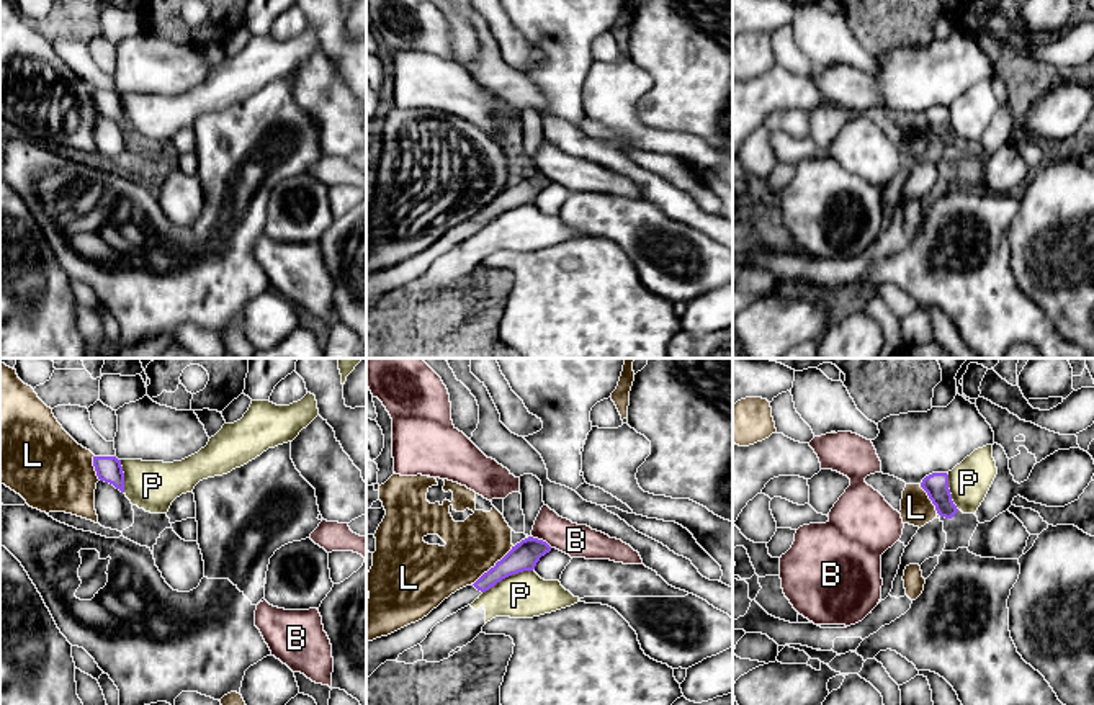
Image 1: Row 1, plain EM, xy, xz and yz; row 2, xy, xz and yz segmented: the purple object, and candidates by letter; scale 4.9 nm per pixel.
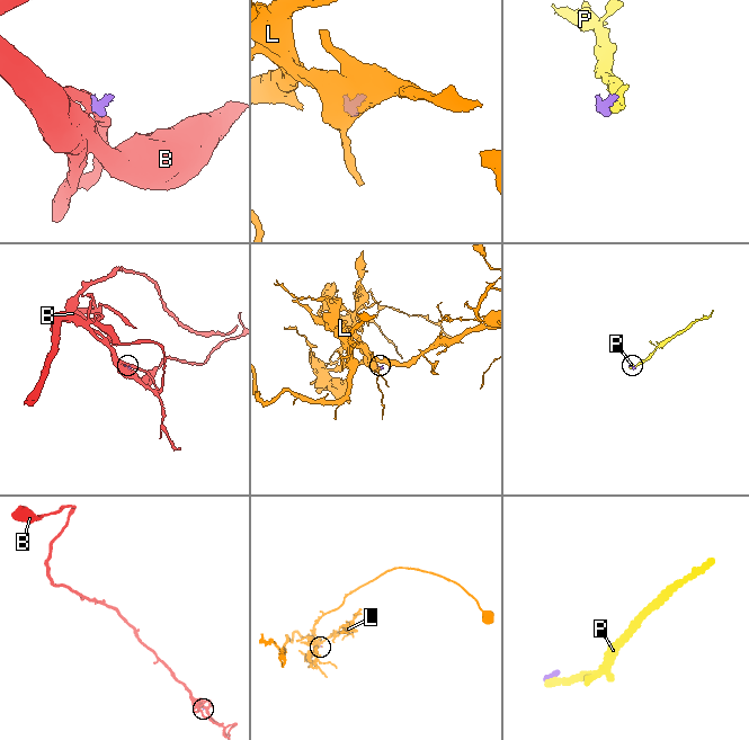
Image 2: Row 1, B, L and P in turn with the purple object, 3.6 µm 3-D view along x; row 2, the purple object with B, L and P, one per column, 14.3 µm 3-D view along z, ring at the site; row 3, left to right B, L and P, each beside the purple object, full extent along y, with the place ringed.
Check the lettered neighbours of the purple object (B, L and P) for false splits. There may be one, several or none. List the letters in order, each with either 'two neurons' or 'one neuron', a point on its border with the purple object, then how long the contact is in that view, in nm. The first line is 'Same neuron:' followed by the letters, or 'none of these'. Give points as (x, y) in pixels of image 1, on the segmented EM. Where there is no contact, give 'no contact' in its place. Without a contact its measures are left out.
Same neuron: none of these
B: two neurons | xz (542, 540) | 130 nm
L: two neurons | xz (494, 566) | 280 nm
P: two neurons | xz (507, 576) | 280 nm

